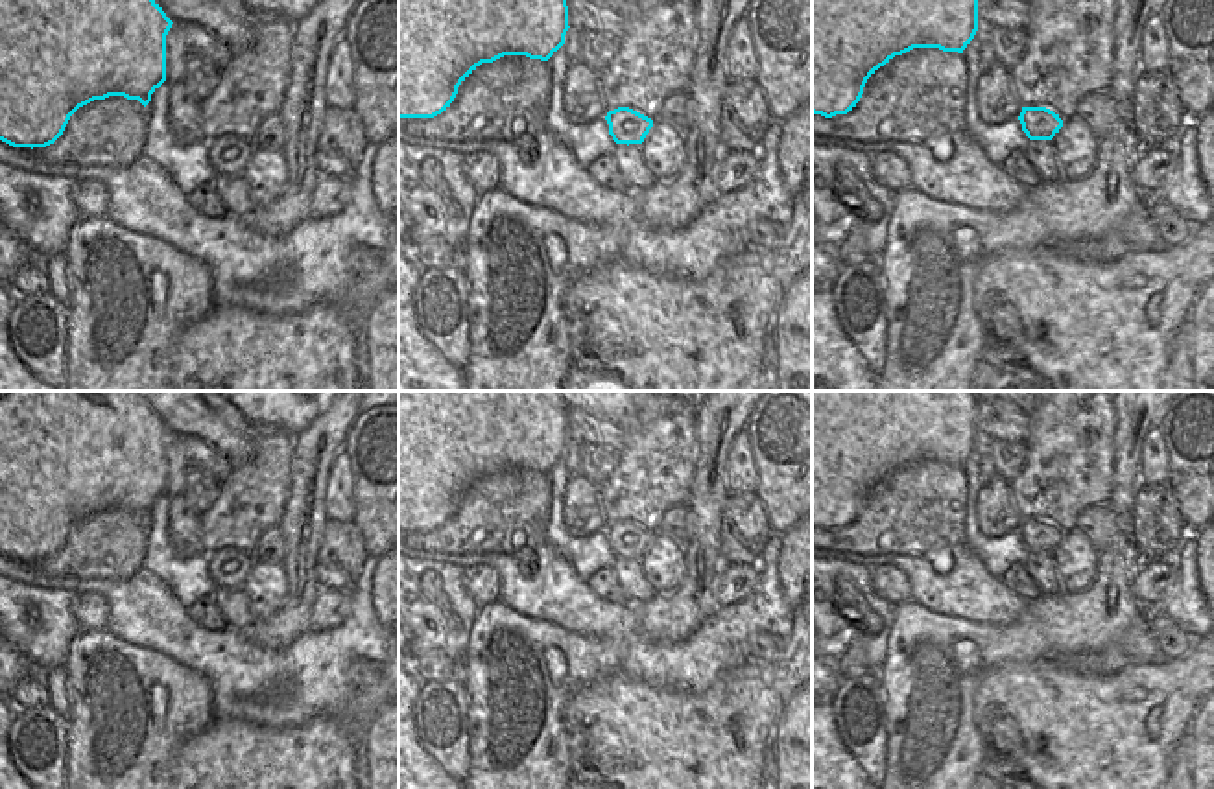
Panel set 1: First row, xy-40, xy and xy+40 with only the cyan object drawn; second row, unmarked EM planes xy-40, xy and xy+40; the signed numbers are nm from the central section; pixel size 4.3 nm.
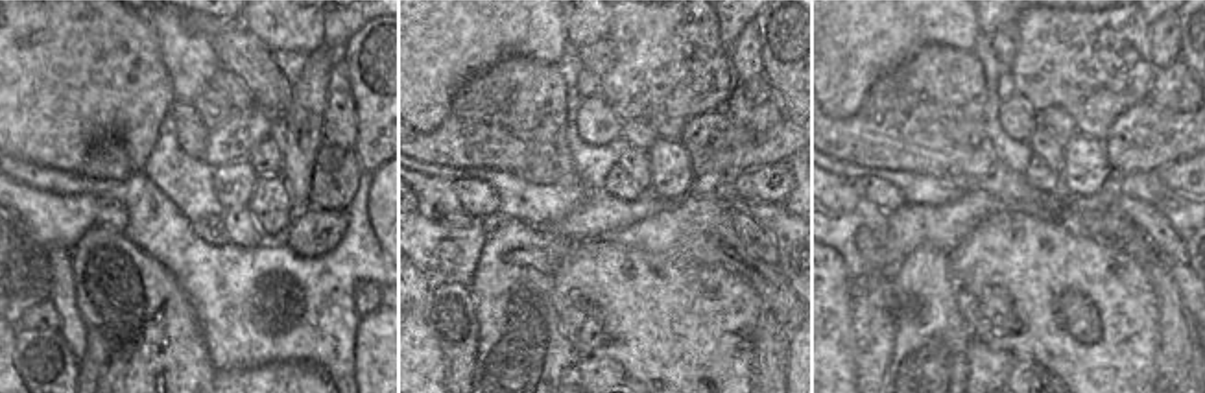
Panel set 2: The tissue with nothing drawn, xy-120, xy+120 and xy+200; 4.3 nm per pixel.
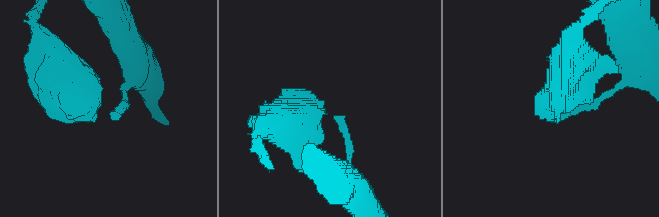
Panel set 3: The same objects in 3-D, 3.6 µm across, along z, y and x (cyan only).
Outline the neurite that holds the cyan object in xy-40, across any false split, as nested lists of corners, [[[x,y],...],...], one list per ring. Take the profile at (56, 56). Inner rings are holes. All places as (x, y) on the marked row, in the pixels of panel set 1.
[[[0,0],[0,140],[13,147],[46,147],[63,135],[79,107],[109,96],[138,100],[146,107],[166,81],[166,35],[172,24],[155,0]]]

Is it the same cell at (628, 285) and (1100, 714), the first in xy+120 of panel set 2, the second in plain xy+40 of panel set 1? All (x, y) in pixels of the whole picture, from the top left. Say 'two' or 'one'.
one

